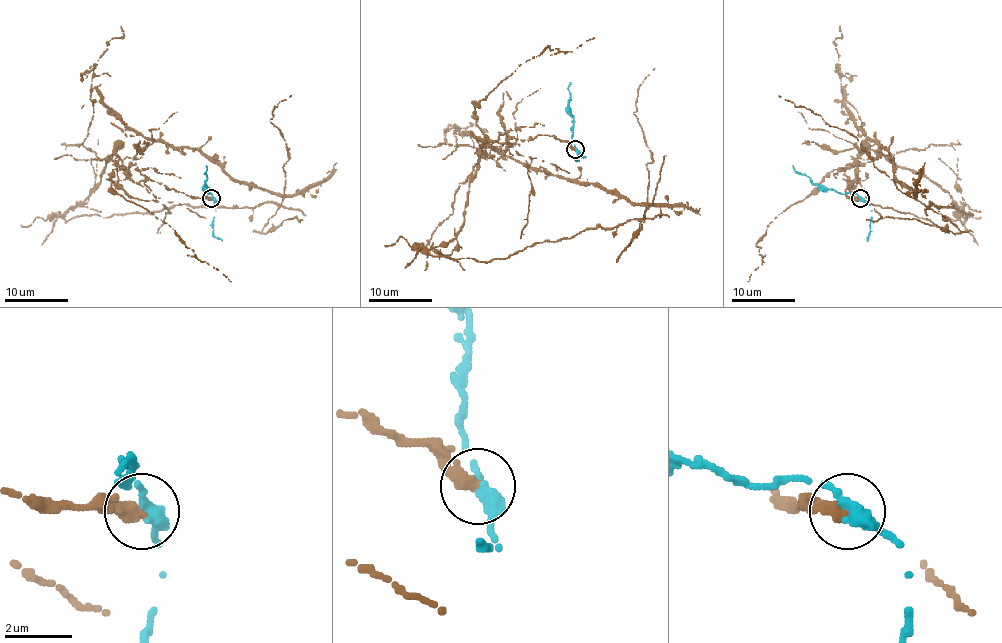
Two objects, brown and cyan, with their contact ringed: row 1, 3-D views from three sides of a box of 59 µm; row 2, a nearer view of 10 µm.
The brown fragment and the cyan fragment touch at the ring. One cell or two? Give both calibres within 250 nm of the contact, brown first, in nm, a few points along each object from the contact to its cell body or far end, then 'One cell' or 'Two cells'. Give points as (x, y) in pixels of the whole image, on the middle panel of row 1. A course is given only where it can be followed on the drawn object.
Thickness 420 nm (brown) against 550 nm. Course of brown: (575, 149), (548, 134), (482, 147), (463, 227), (430, 255), (506, 258), (643, 217), (455, 133), (484, 128). Course of cyan: (575, 149), (573, 115), (568, 103), (570, 82). Two cells

